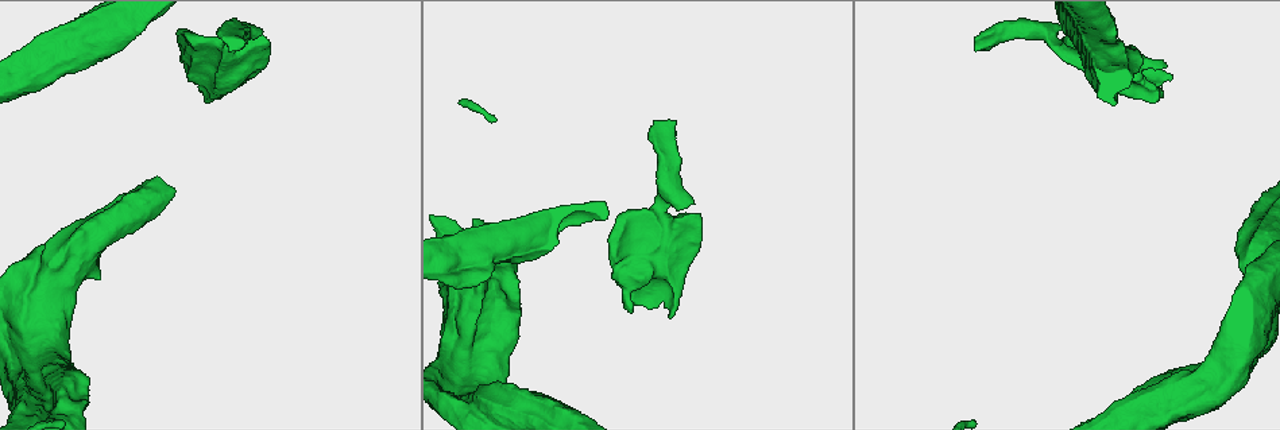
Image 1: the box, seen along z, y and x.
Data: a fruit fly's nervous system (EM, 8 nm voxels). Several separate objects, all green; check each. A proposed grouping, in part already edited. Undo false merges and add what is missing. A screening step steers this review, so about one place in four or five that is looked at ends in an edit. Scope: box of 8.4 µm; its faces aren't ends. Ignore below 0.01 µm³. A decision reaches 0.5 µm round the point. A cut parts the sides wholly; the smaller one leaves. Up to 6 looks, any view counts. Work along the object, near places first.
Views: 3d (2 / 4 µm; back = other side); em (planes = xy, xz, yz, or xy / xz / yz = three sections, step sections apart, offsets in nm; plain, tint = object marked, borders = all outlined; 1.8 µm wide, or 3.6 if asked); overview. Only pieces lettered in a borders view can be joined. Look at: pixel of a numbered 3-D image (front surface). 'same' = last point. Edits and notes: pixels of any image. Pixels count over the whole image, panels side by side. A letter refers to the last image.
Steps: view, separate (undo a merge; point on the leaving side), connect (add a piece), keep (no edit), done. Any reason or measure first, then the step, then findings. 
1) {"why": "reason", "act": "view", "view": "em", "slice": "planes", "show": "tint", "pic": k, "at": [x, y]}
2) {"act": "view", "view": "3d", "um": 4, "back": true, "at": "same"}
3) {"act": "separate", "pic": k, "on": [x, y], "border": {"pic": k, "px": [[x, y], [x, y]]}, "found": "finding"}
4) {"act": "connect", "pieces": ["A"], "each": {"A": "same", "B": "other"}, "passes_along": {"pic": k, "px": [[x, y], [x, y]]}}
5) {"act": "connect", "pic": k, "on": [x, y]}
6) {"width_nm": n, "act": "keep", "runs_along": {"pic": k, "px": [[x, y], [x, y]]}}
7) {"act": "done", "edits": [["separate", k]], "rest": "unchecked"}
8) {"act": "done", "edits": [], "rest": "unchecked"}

{"why": "arms part here", "act": "view", "view": "3d", "um": 4, "pic": 1, "at": [37, 55]}

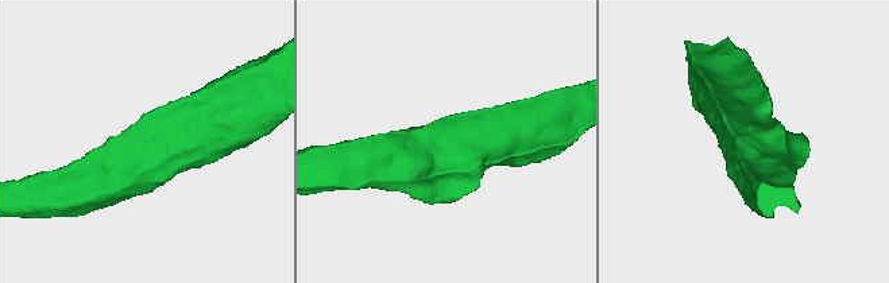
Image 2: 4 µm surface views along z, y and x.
{"why": "shape alone is not enough", "act": "view", "view": "em", "um": 3.6, "slice": "yz", "step": 8, "show": "tint", "pic": 2, "at": [145, 144]}

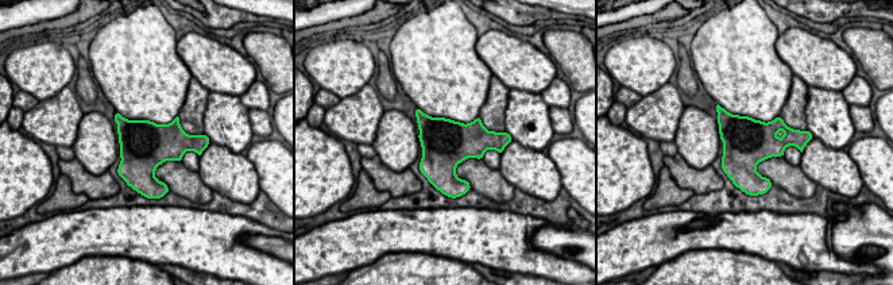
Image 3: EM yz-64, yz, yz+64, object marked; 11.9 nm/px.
{"act": "view", "view": "em", "um": 3.6, "slice": "yz", "step": 8, "show": "borders", "at": "same"}

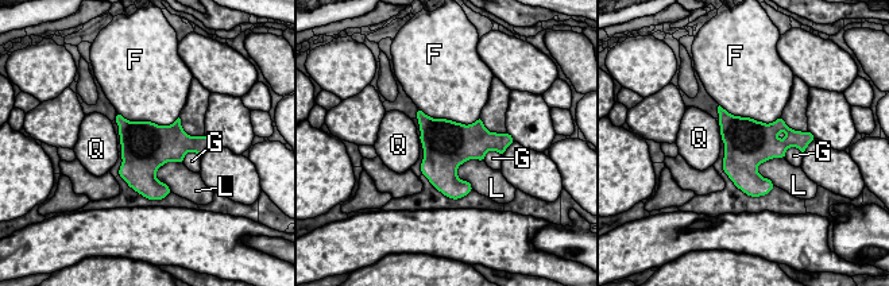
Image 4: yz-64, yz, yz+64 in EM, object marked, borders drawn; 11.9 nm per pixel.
{"longest_contact_nm": ["F", 750], "act": "keep", "each": {"F": "other", "G": "other", "L": "other", "Q": "other"}, "border": {"pic": 4, "px": [[118, 112], [165, 126], [178, 118]]}, "found": "all the same neuron"}

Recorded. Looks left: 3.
{"why": "branch stops here", "act": "view", "view": "3d", "um": 2, "pic": 1, "at": [978, 48]}

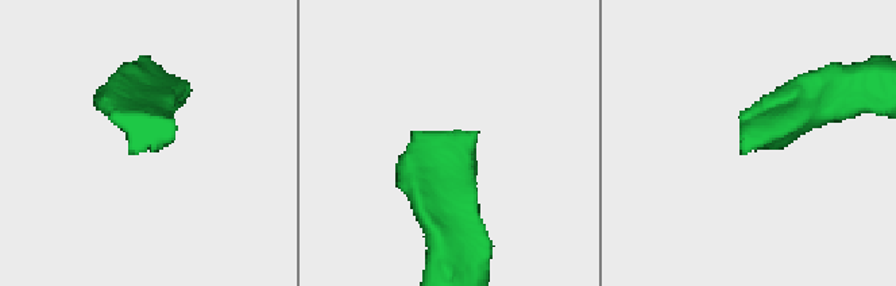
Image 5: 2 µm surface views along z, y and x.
{"act": "view", "view": "em", "slice": "planes", "show": "borders", "pic": 5, "at": [744, 152]}

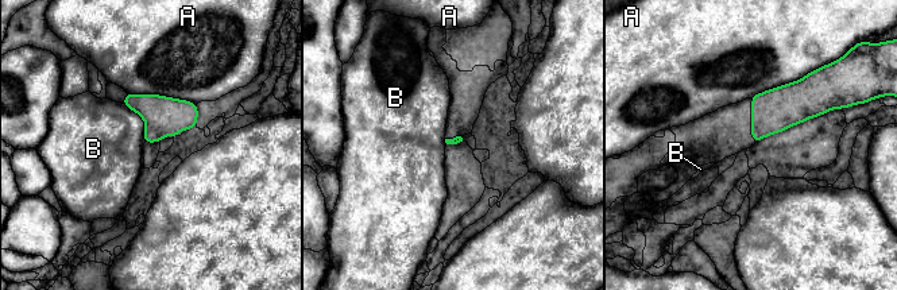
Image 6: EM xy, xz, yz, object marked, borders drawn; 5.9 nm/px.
{"act": "keep", "each": {"A": "other", "B": "other"}, "border": {"pic": 6, "px": [[120, 103], [143, 120], [145, 142]]}, "found": "none of them fits"}

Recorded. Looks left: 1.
{"why": "branch stops here", "act": "view", "view": "em", "slice": "planes", "show": "borders", "pic": 1, "at": [1161, 90]}

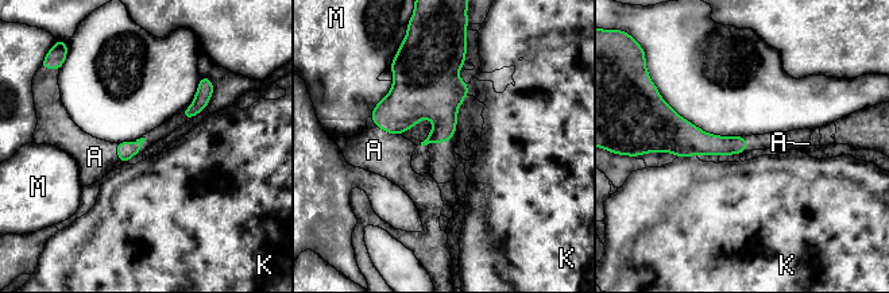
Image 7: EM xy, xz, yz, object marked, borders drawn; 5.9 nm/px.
{"act": "connect", "pic": 7, "on": [374, 150], "each": {"A": "same", "K": "other", "M": "other"}, "passes_along": {"pic": 7, "px": [[410, 99], [383, 130], [374, 150]]}, "found": "it goes on there"}

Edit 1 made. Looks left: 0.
{"act": "done", "edits": [["connect", 7]], "rest": "unchecked"}

